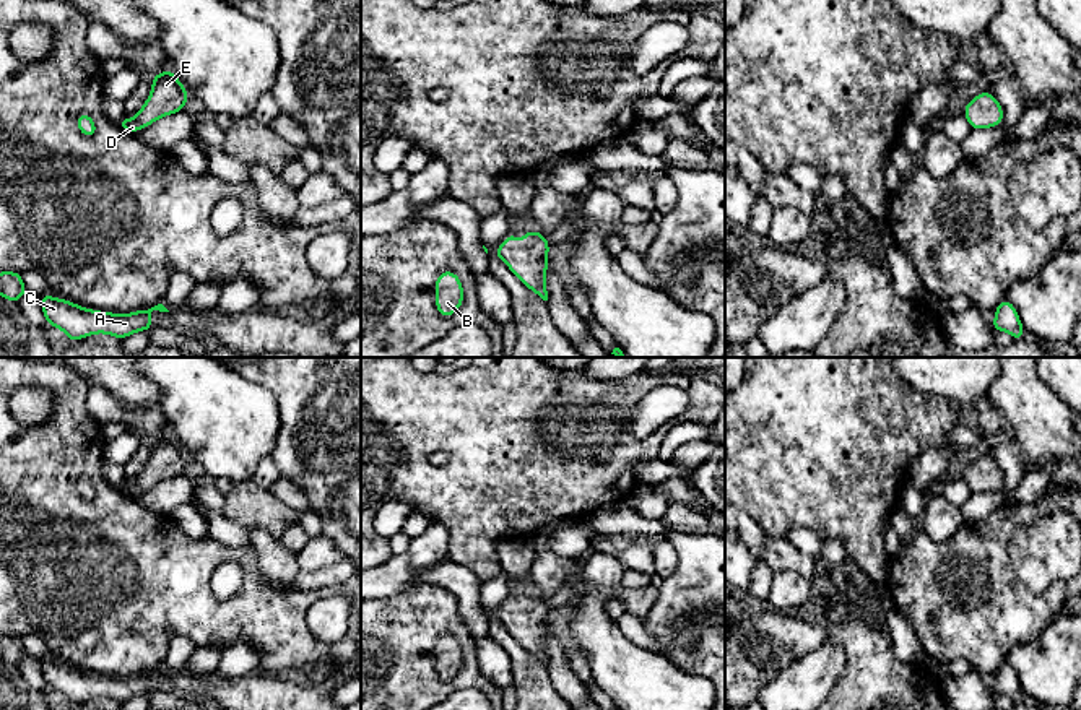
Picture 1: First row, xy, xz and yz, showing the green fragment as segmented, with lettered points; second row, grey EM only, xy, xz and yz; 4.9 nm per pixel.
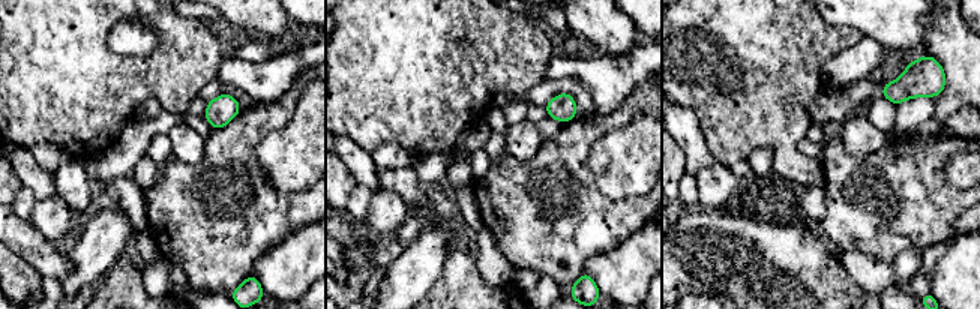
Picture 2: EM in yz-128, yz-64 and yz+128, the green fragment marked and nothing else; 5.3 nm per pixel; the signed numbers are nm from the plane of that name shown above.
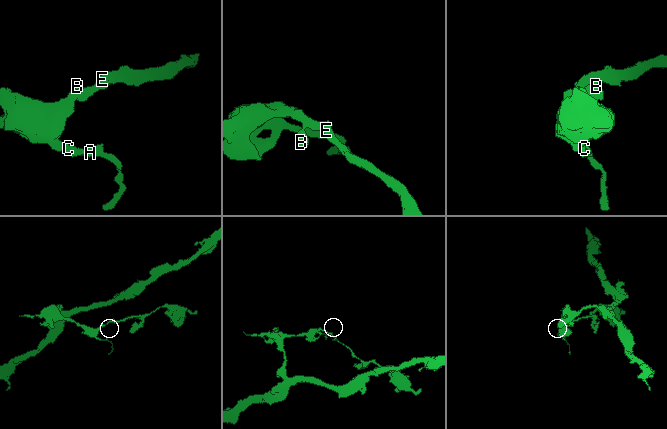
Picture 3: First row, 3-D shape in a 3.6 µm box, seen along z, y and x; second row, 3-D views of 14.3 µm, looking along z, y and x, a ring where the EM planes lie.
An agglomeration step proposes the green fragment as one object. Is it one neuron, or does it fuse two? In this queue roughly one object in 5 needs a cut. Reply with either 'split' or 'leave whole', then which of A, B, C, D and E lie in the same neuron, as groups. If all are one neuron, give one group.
leave whole; groups A B C D E

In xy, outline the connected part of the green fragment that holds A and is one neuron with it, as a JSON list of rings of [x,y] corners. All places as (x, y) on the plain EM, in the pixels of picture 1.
[[[49,658],[41,660],[46,687],[50,687],[67,697],[68,705],[89,700],[93,697],[111,697],[122,704],[140,694],[154,691],[150,684],[153,674],[169,676],[163,668],[148,674],[137,674],[128,679],[96,676],[83,673],[63,663],[54,663]]]

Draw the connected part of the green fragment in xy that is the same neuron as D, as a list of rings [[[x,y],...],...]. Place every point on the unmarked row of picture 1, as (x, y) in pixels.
[[[161,435],[151,444],[151,458],[145,470],[137,476],[135,483],[128,484],[124,479],[124,483],[119,486],[119,489],[130,497],[151,489],[159,481],[185,473],[189,458],[172,435]]]

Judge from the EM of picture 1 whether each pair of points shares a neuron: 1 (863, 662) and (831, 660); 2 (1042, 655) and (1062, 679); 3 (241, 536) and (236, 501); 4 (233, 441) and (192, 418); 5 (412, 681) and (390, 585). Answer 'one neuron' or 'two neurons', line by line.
1: two neurons
2: one neuron
3: two neurons
4: one neuron
5: two neurons

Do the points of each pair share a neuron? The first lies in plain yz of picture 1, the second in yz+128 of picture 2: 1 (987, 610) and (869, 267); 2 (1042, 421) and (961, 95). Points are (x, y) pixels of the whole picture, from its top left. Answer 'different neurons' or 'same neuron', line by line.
1: different neurons
2: same neuron

